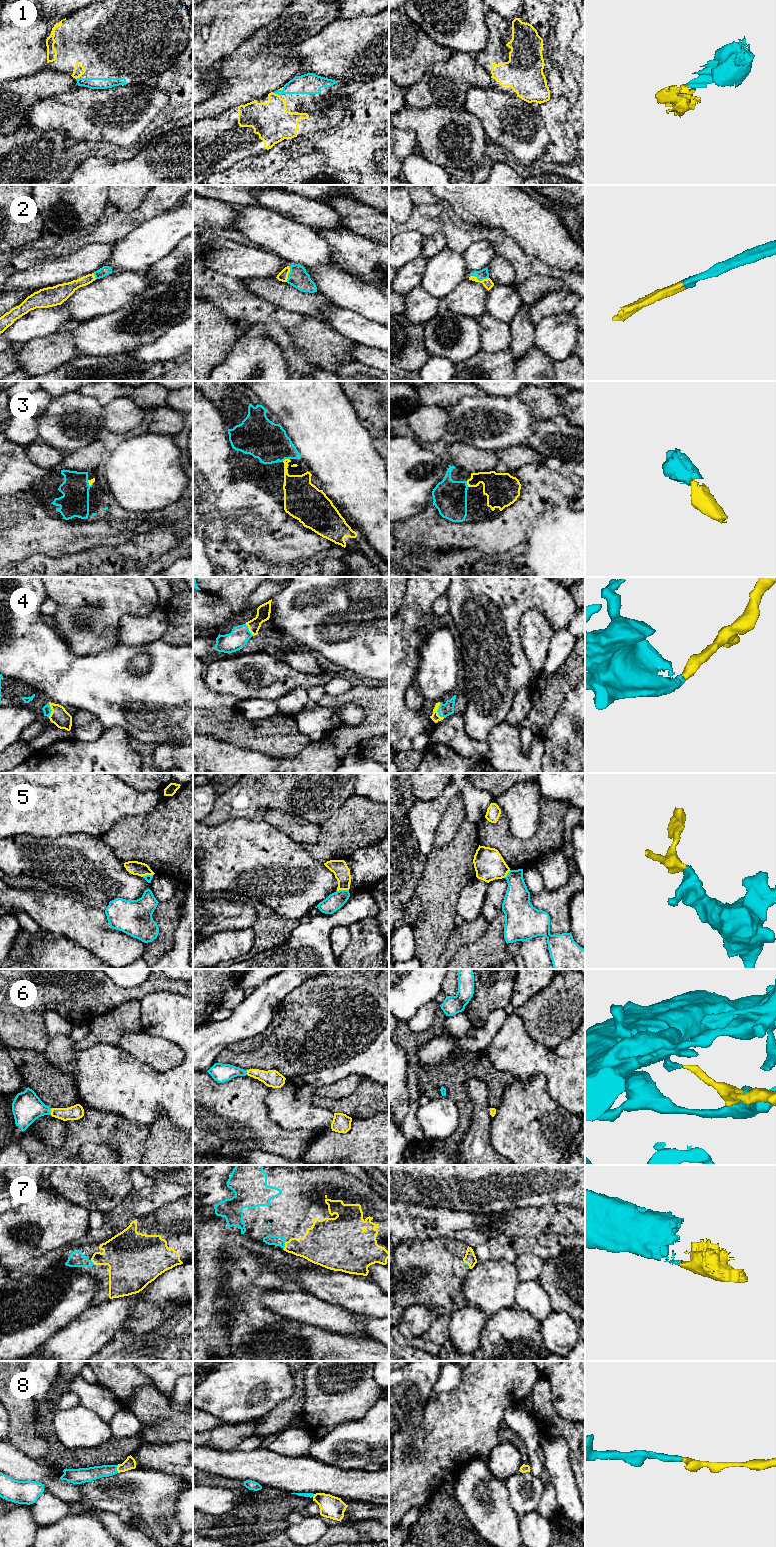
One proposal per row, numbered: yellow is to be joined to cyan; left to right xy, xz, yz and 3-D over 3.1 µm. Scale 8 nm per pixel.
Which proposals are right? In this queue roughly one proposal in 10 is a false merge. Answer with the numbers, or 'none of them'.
1, 2, 3, 4, 6, 7, 8

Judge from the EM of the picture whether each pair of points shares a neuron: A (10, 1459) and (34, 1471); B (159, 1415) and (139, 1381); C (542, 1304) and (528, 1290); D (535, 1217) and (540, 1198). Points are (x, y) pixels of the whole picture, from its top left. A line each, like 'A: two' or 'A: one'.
A: one
B: two
C: one
D: two

